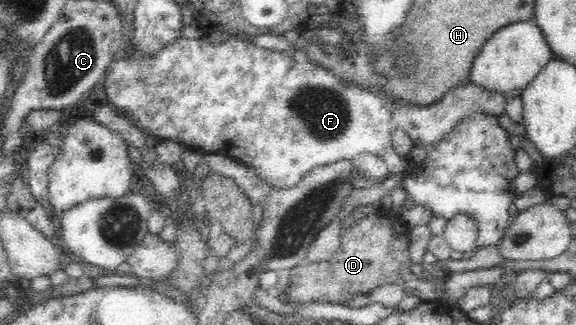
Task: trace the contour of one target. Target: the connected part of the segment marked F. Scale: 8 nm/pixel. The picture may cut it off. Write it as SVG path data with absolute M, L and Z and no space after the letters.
M230 36L226 42L216 45L210 44L206 37L180 37L177 41L174 42L174 46L170 46L162 54L158 54L154 58L154 62L140 62L139 56L137 56L134 49L131 53L125 52L123 55L121 54L110 64L103 82L103 90L109 105L112 108L122 109L129 116L133 116L140 123L140 127L150 129L150 133L156 135L157 139L174 138L185 144L190 150L202 150L205 153L222 153L232 158L237 158L251 166L260 178L265 178L273 189L296 186L296 183L301 178L304 178L311 168L335 163L342 159L350 161L360 152L372 152L383 156L390 174L400 173L406 168L406 165L401 161L400 156L391 144L392 132L394 131L391 128L392 106L386 104L386 101L382 100L382 97L376 95L376 93L368 93L364 89L354 87L354 85L342 85L342 81L338 81L338 77L334 77L334 73L330 73L328 69L315 66L303 59L298 60L292 57L288 51L254 48L249 46L246 40L243 41L242 39L234 38L234 36Z

